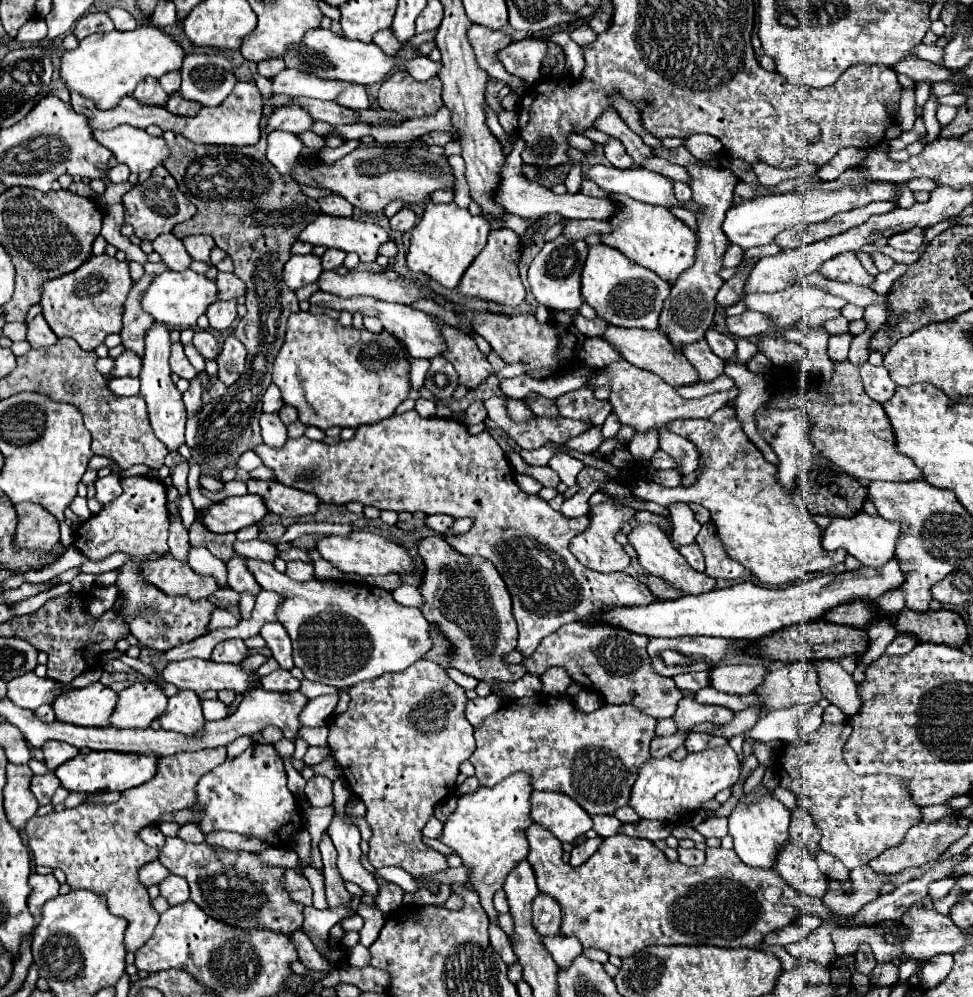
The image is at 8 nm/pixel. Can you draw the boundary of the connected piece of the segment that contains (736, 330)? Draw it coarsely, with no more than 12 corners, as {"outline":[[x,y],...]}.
{"outline":[[759,312],[725,320],[737,338],[775,334],[771,320]]}

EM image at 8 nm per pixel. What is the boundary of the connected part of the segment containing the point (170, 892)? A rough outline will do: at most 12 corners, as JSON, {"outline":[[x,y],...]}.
{"outline":[[169,876],[161,882],[161,896],[171,904],[189,900],[187,880]]}

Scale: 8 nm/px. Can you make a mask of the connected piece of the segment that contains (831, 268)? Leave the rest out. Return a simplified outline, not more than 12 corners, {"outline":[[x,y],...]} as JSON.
{"outline":[[855,252],[825,262],[819,272],[831,280],[873,284]]}

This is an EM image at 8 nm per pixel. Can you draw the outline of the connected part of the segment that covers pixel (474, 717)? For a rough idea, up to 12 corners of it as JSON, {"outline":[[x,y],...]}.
{"outline":[[499,696],[467,702],[467,720],[473,728],[501,708]]}

